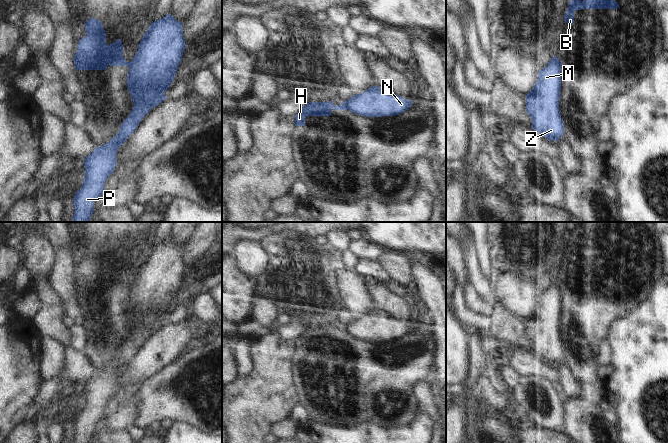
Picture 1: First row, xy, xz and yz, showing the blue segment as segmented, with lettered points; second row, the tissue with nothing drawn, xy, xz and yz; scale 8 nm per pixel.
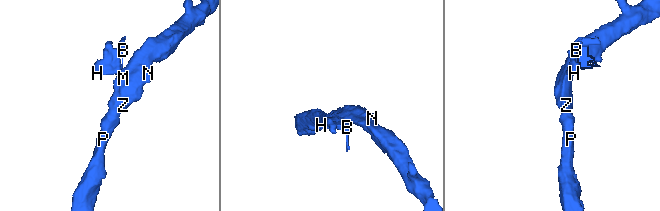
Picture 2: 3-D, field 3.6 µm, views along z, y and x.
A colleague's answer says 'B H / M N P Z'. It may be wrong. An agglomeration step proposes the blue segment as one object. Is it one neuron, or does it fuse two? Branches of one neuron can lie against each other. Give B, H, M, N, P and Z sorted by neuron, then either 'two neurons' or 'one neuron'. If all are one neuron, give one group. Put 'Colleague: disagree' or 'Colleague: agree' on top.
Colleague: agree
B H / M N P Z; two neurons

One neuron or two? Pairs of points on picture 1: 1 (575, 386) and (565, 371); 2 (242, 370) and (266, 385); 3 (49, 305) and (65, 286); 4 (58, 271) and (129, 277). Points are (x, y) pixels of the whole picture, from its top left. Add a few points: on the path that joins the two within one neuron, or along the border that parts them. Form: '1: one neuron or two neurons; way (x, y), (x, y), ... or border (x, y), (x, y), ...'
1: one neuron; way (571, 382), (566, 375)
2: two neurons; border (248, 349), (252, 369), (242, 378), (237, 379)
3: two neurons; border (46, 279), (49, 286), (61, 300), (65, 311)
4: two neurons; border (82, 261), (73, 282), (74, 296)

